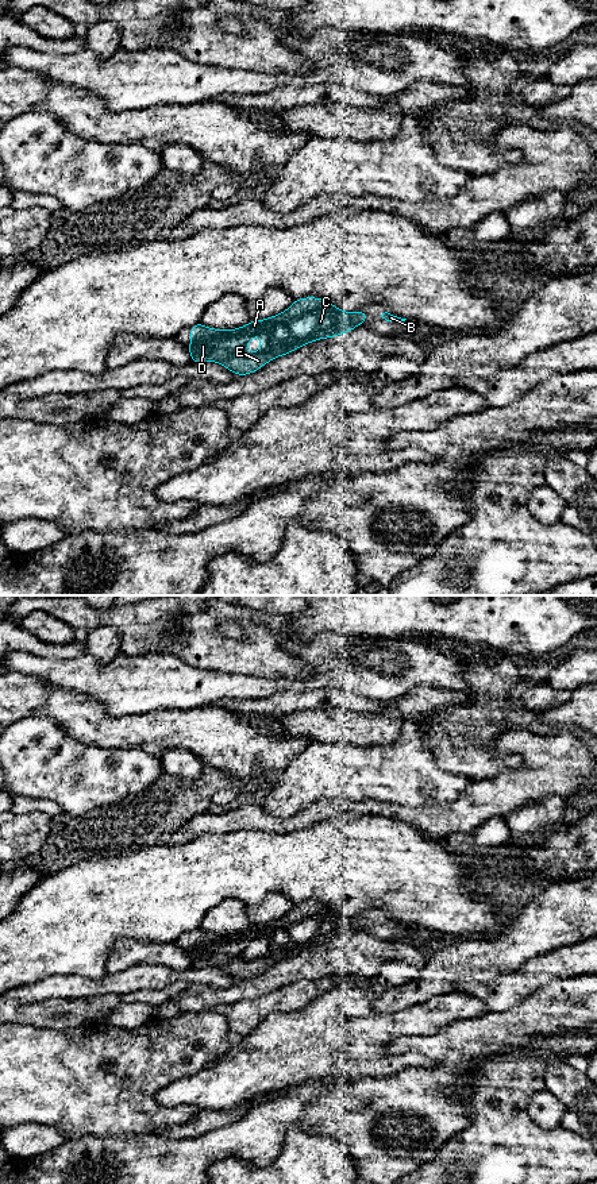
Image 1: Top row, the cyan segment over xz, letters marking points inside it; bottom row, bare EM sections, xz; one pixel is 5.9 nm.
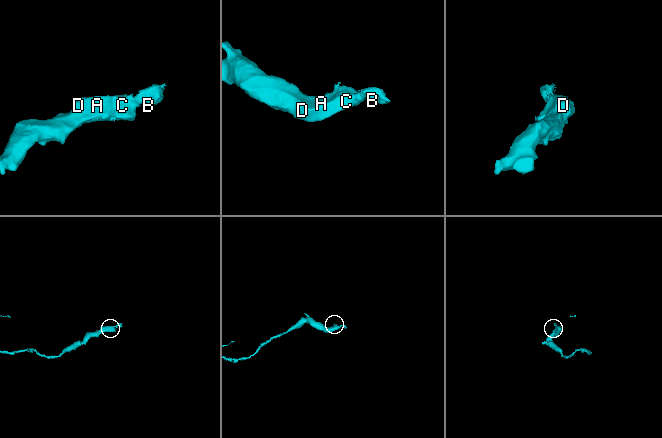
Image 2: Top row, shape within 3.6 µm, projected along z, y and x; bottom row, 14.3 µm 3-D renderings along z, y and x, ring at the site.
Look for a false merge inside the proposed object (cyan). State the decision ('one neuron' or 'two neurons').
one neuron

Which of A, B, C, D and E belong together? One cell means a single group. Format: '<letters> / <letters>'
A B C D E

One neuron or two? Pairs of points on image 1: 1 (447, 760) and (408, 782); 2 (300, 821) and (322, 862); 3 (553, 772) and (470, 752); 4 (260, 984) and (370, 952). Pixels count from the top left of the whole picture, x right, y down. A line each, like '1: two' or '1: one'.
1: two
2: two
3: two
4: one

